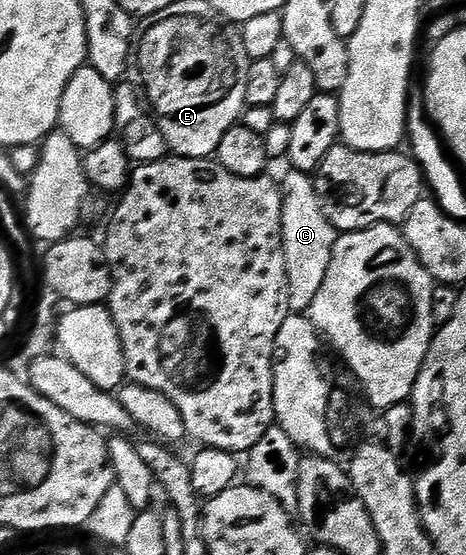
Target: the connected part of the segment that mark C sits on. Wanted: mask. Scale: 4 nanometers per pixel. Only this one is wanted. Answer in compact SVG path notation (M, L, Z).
M289 171L285 181L280 182L283 199L283 255L287 263L289 284L289 311L293 315L308 314L319 287L331 267L331 251L339 236L335 226L323 215L314 178L307 173Z

